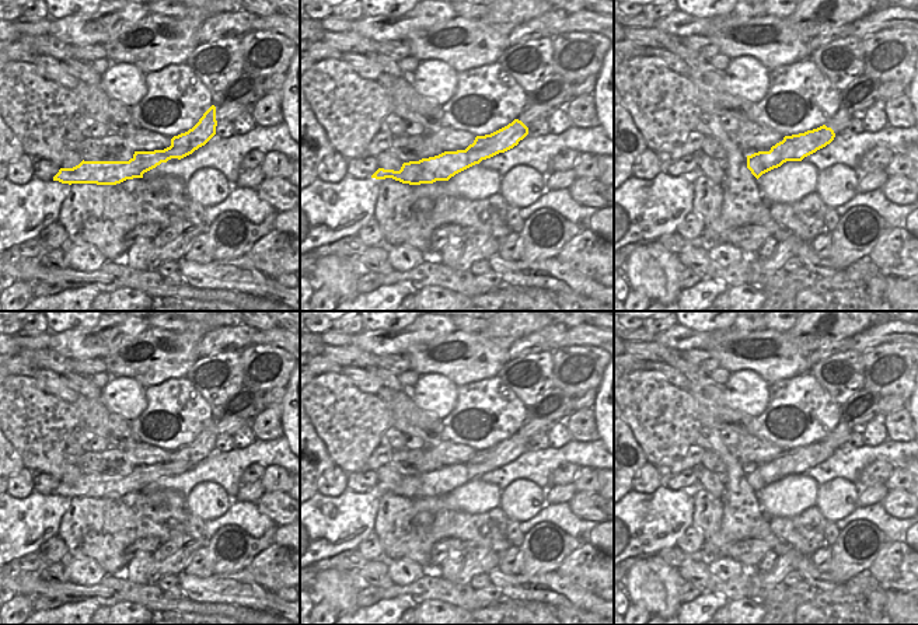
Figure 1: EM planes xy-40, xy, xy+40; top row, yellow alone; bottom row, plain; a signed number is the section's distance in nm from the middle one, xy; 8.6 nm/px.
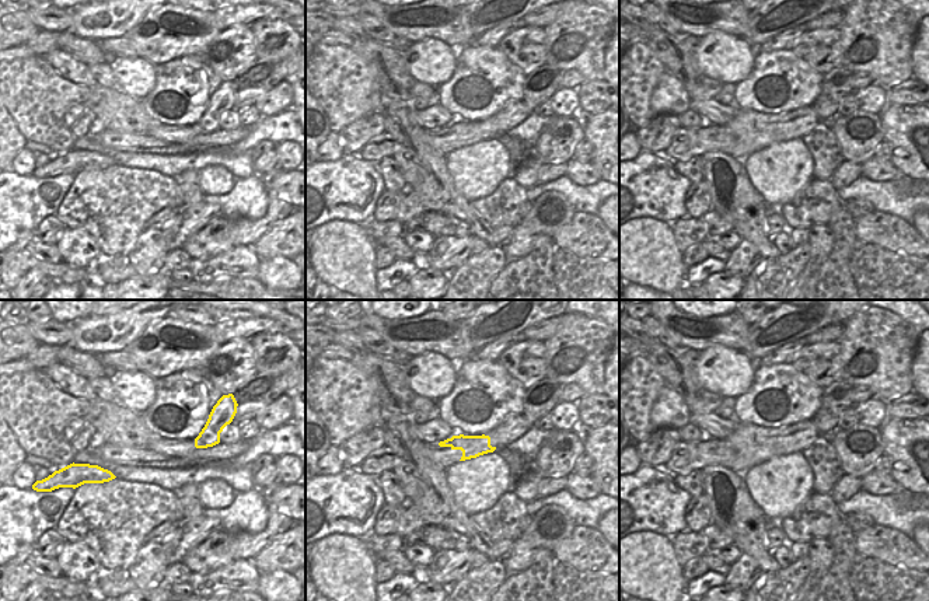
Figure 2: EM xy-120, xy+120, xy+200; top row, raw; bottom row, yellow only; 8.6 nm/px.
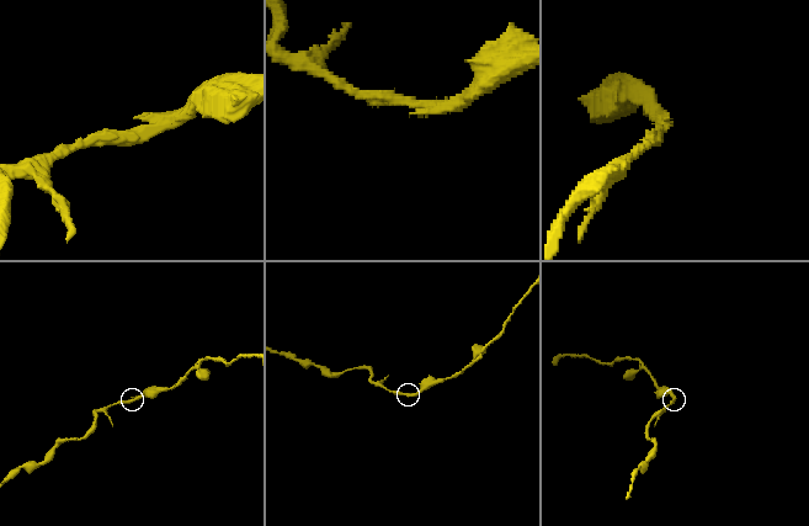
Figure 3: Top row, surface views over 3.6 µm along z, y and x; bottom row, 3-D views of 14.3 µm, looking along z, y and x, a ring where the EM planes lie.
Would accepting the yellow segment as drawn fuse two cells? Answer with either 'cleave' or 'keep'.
cleave

